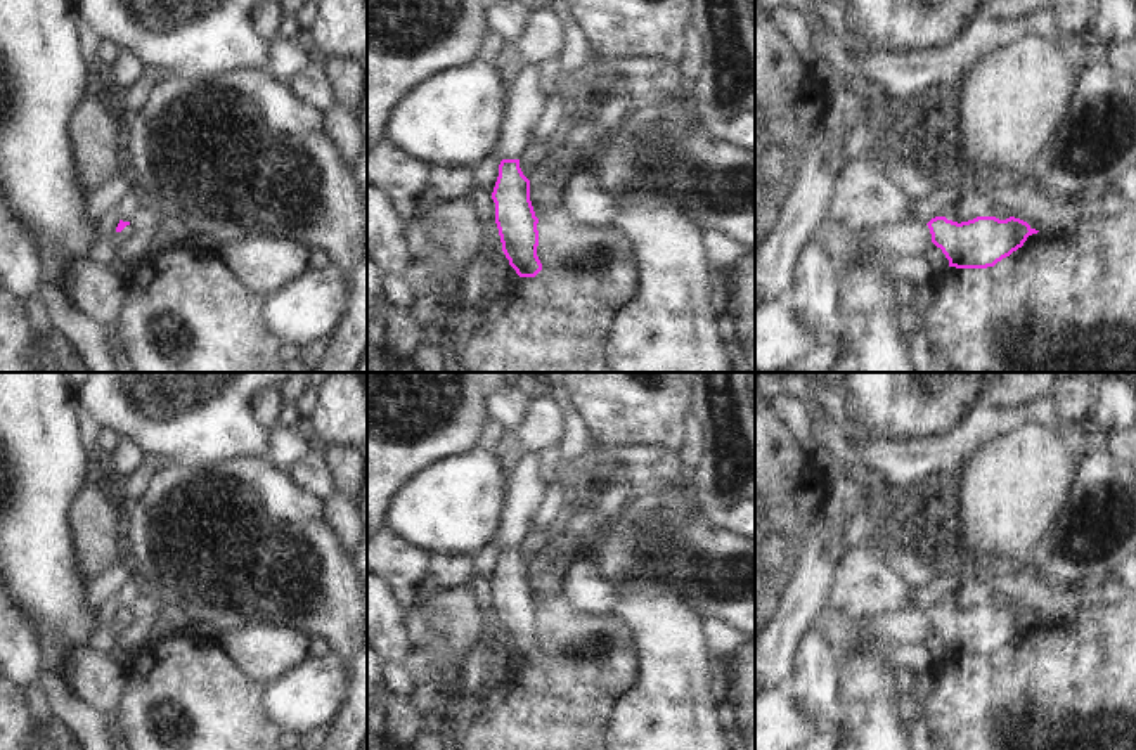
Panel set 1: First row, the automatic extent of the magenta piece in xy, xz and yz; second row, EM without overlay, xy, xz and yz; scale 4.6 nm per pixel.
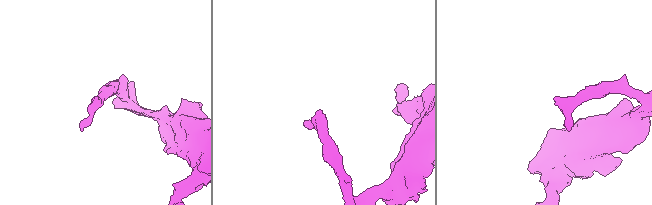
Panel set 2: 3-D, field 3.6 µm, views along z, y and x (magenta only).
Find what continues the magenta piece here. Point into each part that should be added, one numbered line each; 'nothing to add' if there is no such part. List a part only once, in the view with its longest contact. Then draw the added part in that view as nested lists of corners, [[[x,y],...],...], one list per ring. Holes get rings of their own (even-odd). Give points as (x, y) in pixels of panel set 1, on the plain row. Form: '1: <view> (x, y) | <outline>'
1: yz (899, 629) | [[[899,611],[861,620],[854,625],[852,637],[868,637],[871,643],[899,650],[923,644],[930,630],[932,622],[926,611]]]

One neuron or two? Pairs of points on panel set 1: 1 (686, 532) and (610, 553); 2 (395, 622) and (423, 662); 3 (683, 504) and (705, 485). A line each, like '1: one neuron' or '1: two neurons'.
1: one neuron
2: one neuron
3: two neurons

